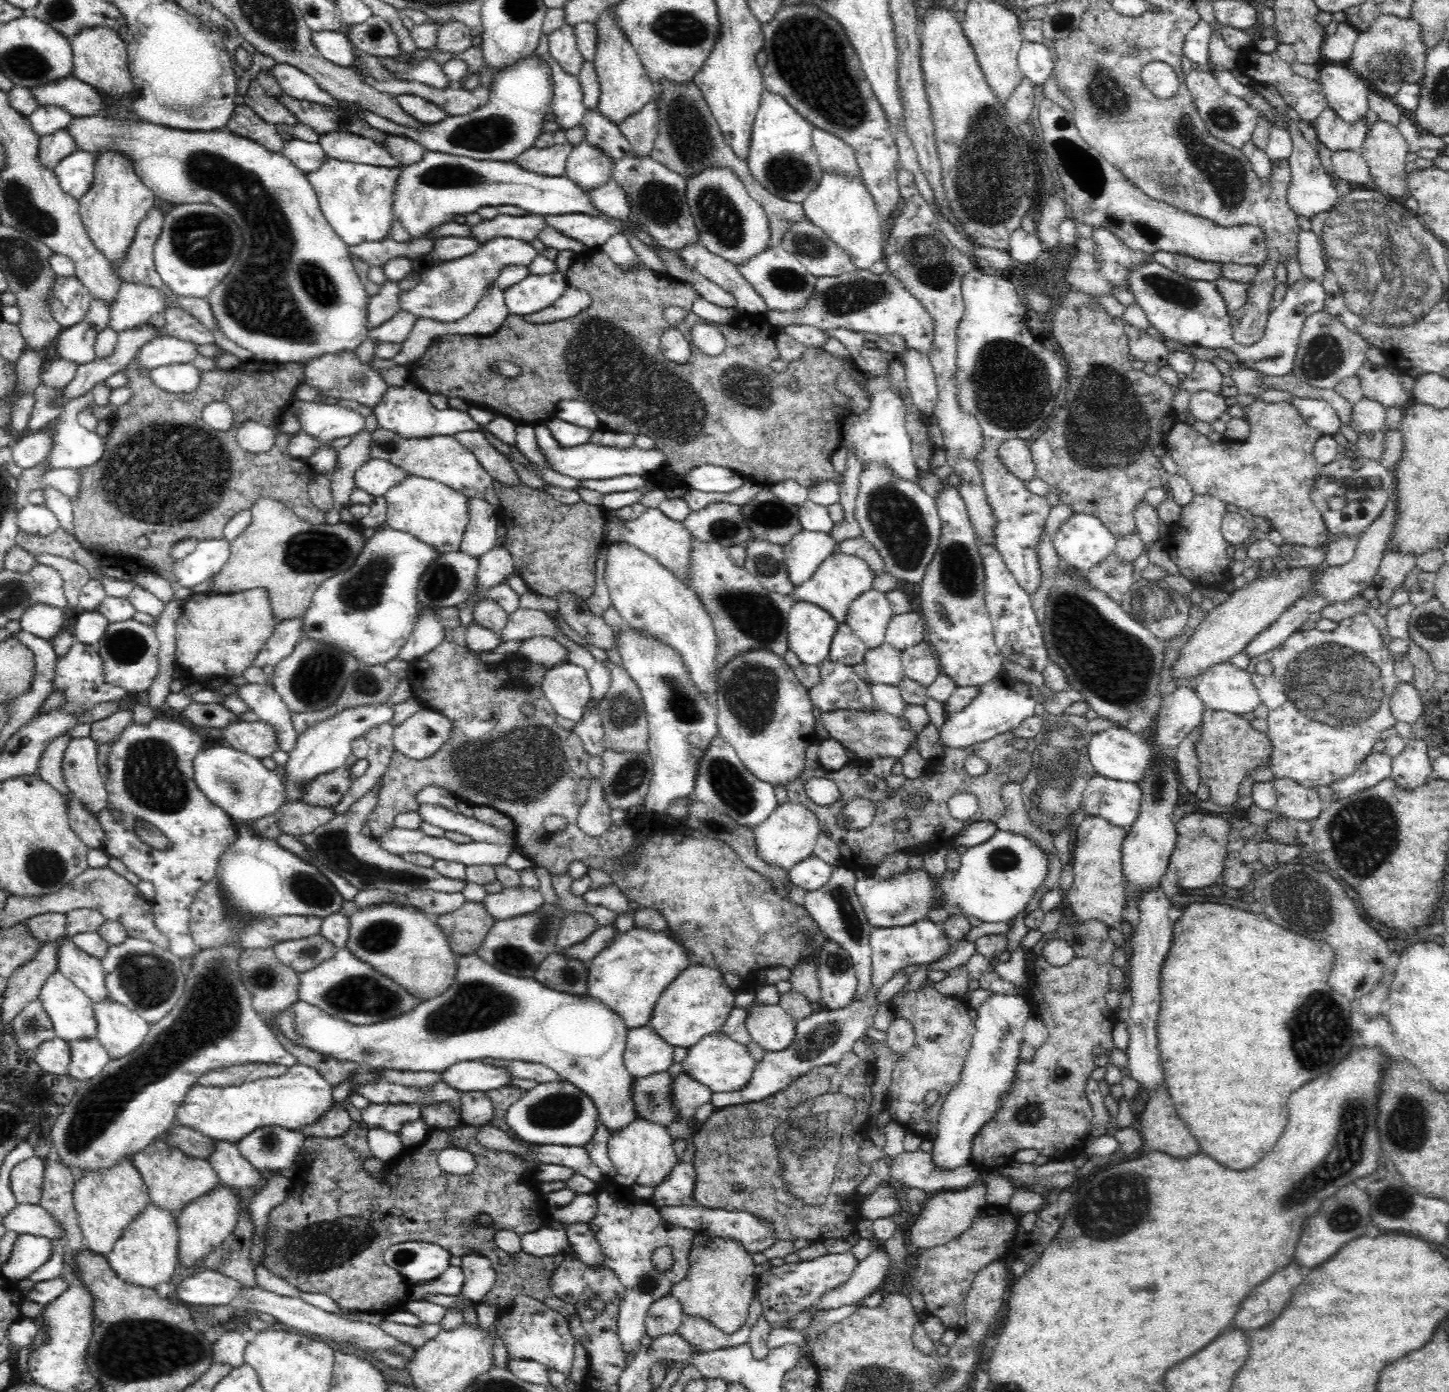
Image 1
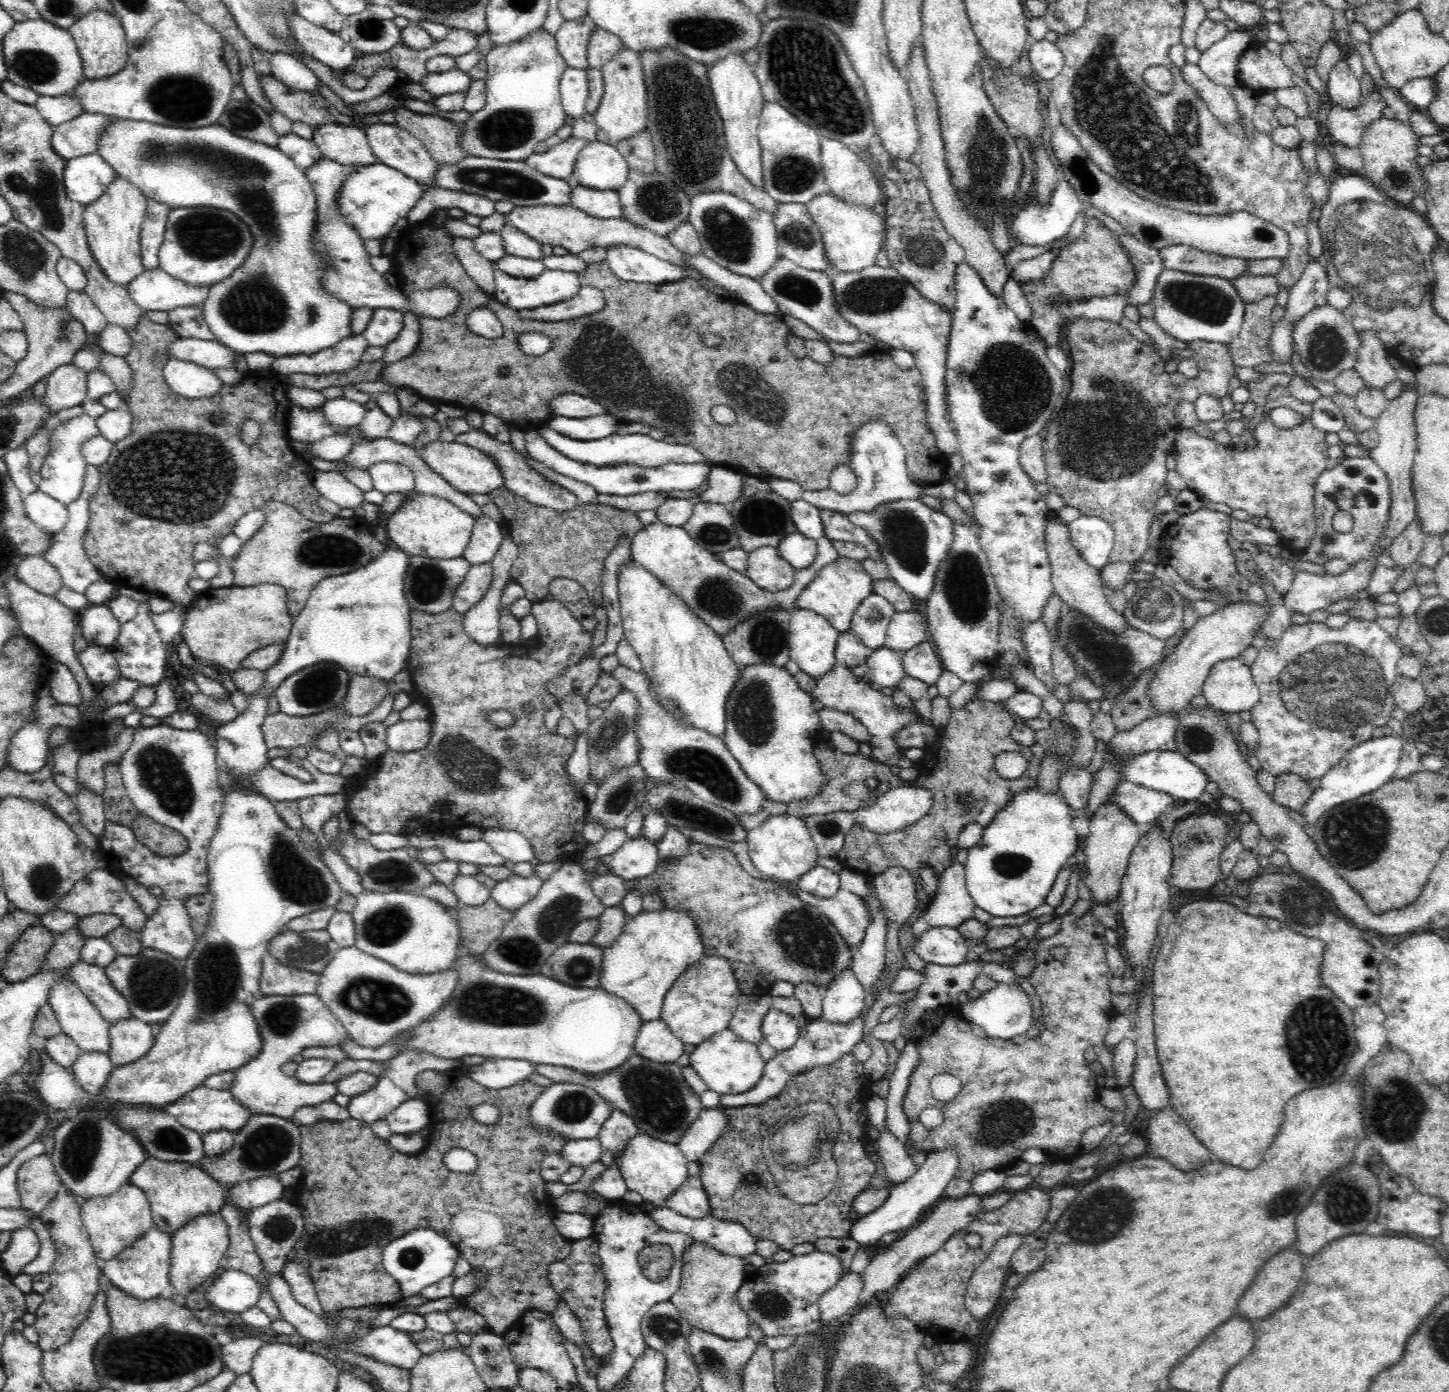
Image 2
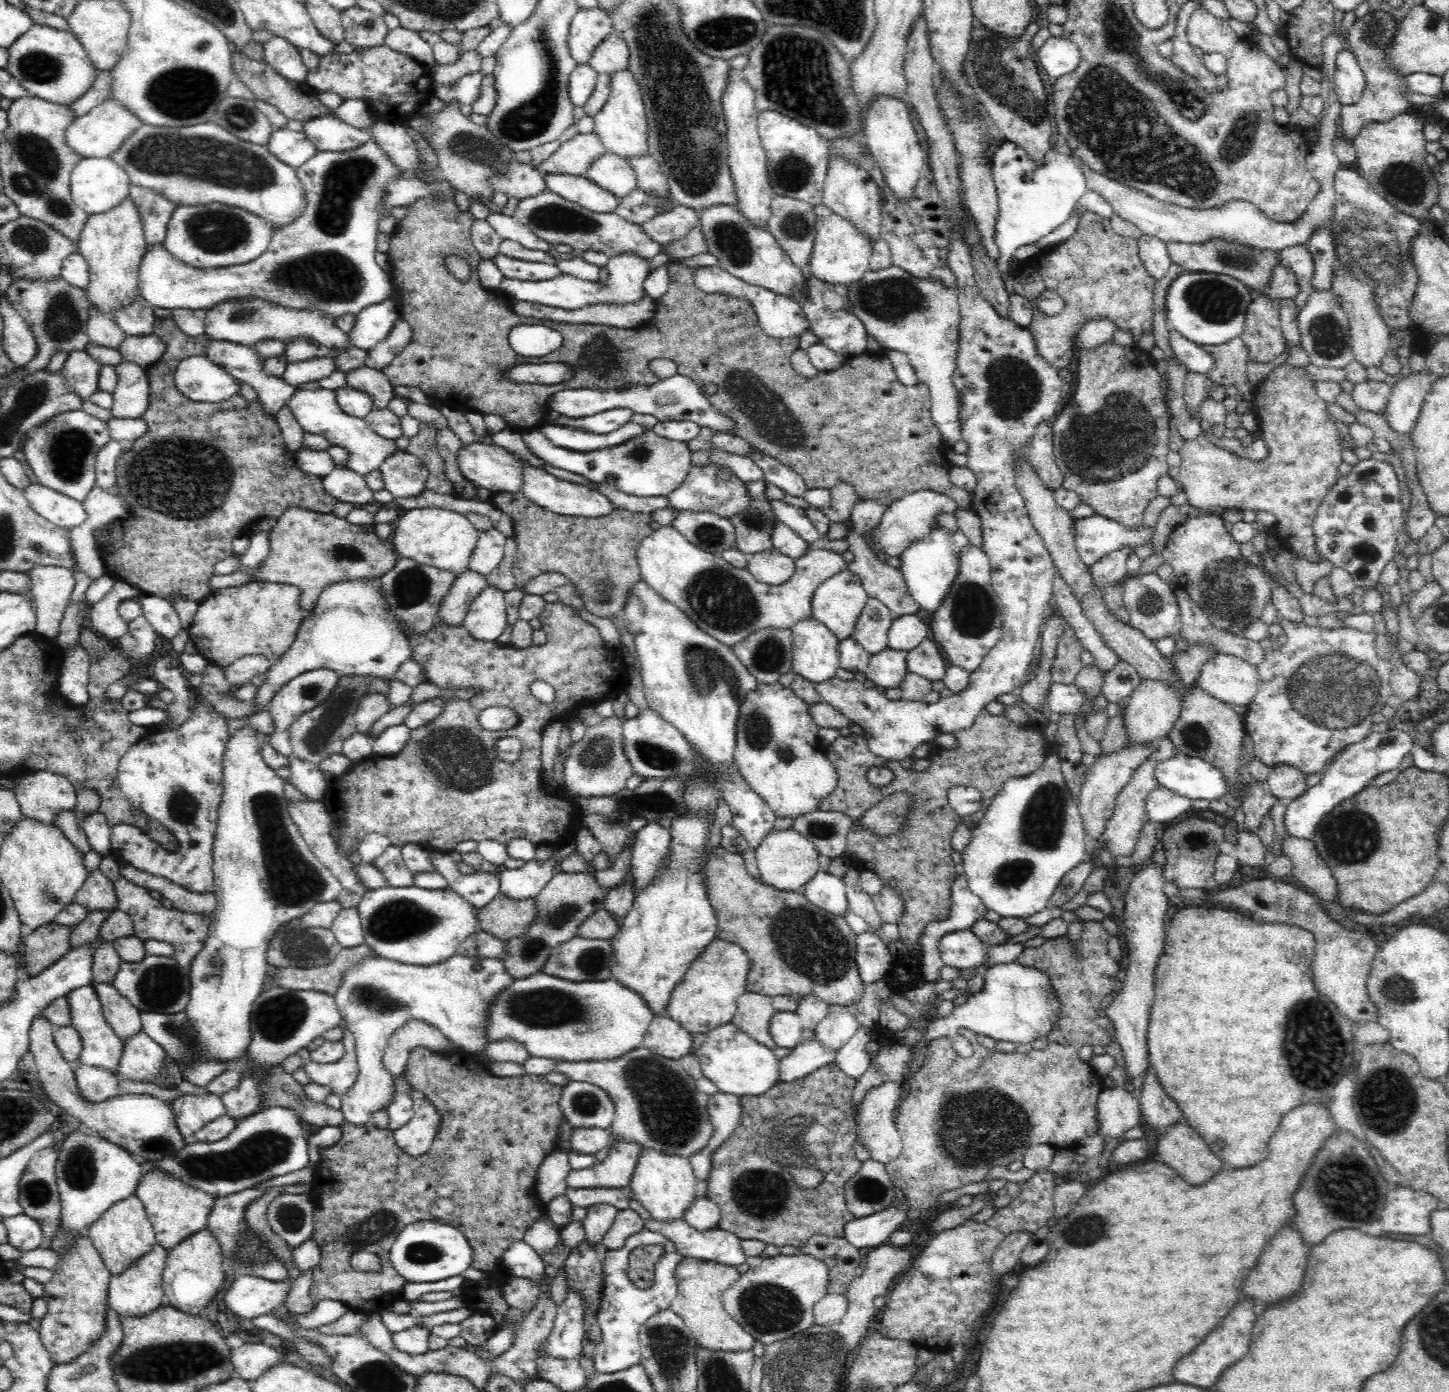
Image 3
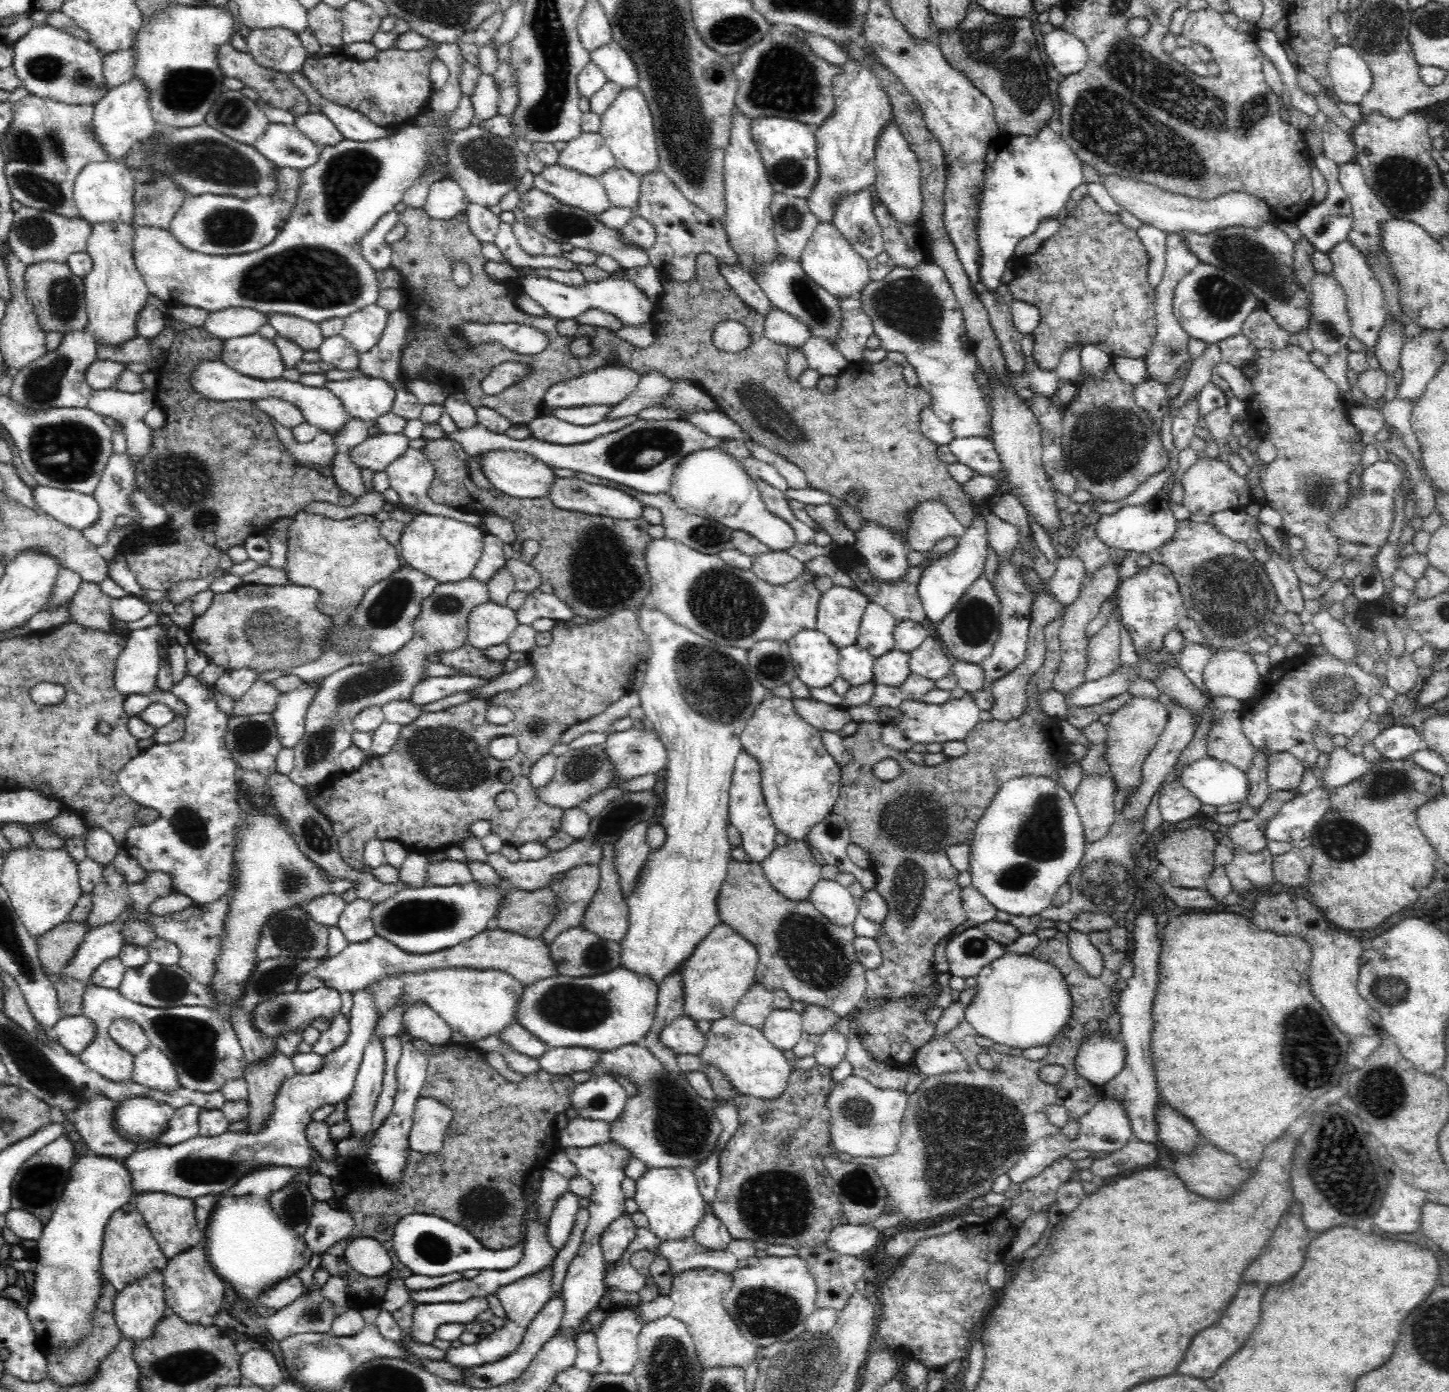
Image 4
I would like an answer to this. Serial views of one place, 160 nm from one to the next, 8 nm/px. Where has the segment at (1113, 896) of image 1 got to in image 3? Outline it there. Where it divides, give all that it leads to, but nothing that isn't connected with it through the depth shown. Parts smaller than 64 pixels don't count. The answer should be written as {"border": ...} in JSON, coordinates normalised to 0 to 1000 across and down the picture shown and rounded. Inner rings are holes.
{"border":[[[807,529],[803,529],[798,533],[798,537],[795,539],[795,542],[783,552],[778,563],[776,565],[771,573],[772,578],[770,582],[769,582],[769,586],[765,589],[761,596],[761,602],[763,603],[765,612],[767,615],[781,615],[782,614],[783,606],[787,601],[787,596],[788,596],[791,589],[791,573],[800,565],[799,560],[797,559],[796,550],[803,545],[810,544],[812,541],[813,541],[813,539]]]}

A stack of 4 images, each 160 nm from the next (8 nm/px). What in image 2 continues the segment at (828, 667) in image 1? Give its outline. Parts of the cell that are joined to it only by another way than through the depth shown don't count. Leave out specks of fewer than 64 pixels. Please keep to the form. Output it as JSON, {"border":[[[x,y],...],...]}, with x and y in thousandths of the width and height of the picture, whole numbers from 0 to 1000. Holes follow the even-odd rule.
{"border":[[[578,476],[570,484],[564,488],[561,499],[567,504],[571,509],[577,510],[580,512],[585,512],[598,522],[600,535],[600,543],[605,547],[611,548],[617,543],[623,543],[623,539],[618,534],[618,527],[624,522],[629,519],[643,520],[644,516],[638,517],[637,514],[631,509],[622,509],[618,507],[616,501],[609,499],[608,496],[602,495],[598,491],[598,486],[591,486],[588,485],[586,480],[579,478]]]}

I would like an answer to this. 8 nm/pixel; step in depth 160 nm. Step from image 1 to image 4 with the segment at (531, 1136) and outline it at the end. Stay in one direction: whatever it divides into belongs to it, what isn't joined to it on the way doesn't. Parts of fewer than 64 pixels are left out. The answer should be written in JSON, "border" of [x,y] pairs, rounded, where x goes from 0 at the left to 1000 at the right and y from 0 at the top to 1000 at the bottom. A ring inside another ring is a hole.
{"border":[[[423,771],[410,772],[406,777],[398,779],[394,792],[402,803],[421,807],[430,798],[435,784],[435,781]]]}

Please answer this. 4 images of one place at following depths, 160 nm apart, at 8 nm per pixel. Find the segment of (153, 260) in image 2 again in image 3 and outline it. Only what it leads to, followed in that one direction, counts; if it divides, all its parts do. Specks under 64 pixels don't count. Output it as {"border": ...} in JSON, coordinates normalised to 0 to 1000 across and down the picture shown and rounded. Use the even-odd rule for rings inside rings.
{"border":[[[90,133],[88,142],[95,148],[101,175],[112,174],[116,159],[122,147],[107,136],[95,133]]]}

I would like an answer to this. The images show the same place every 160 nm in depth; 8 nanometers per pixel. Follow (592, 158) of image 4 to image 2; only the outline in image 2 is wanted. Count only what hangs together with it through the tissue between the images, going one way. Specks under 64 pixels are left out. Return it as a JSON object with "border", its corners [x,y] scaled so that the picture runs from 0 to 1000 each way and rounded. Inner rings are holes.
{"border":[[[393,98],[374,111],[367,110],[363,116],[375,126],[395,131],[395,121],[399,110],[406,103],[402,99]]]}

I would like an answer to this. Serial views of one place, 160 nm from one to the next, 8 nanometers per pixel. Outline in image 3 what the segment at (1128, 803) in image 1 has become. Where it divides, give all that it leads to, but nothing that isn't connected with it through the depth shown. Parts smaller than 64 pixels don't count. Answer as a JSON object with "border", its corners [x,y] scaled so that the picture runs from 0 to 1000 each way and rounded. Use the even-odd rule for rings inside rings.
{"border":[[[799,565],[791,573],[791,588],[803,592],[808,592],[813,586],[823,582],[820,573]]]}

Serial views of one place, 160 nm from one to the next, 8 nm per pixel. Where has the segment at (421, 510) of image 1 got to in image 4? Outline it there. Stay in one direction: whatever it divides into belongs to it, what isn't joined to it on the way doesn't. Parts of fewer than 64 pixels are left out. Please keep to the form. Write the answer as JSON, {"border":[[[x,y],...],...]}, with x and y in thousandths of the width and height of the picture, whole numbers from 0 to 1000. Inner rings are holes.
{"border":[[[288,369],[280,377],[276,386],[276,401],[279,406],[297,414],[303,420],[313,420],[325,415],[333,398],[335,383],[330,379],[306,371]]]}

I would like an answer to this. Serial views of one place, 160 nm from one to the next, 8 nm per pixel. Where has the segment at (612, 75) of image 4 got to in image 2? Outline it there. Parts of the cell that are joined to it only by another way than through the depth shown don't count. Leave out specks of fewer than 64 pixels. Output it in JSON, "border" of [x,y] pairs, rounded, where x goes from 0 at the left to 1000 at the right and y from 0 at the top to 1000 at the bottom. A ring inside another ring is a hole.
{"border":[[[413,19],[408,24],[405,32],[406,48],[415,50],[418,45],[430,34],[430,30],[427,29],[427,26]]]}

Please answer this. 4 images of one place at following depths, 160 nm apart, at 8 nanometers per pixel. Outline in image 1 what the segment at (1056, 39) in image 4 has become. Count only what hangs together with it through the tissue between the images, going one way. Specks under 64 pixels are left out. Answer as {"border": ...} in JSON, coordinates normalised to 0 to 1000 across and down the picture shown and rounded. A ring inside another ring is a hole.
{"border":[[[706,29],[702,42],[706,55],[711,56],[716,63],[718,63],[727,52],[726,37],[718,30]]]}

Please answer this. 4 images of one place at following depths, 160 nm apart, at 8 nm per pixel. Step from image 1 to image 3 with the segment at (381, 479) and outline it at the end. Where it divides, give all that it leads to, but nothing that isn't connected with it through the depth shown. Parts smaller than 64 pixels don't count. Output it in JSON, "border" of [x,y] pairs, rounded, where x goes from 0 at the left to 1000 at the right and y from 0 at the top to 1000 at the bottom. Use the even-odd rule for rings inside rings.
{"border":[[[273,324],[264,332],[262,338],[266,352],[273,358],[283,358],[293,353],[296,343],[295,335],[291,329],[282,324]]]}

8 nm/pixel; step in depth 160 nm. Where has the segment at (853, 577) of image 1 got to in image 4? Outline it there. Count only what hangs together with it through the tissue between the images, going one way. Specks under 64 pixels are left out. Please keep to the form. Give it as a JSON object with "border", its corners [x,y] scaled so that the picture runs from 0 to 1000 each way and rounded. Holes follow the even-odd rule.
{"border":[[[575,420],[567,426],[563,451],[565,453],[567,453],[573,459],[573,461],[578,465],[578,467],[583,464],[591,463],[593,450],[599,433],[599,430],[594,425]]]}

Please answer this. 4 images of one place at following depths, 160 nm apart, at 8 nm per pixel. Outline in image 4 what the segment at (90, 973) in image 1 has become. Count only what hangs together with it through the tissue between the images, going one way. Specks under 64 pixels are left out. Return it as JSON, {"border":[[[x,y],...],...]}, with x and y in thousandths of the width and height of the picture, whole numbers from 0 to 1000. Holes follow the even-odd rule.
{"border":[[[79,732],[74,740],[76,746],[91,759],[98,757],[98,754],[104,751],[98,738],[90,732]]]}

